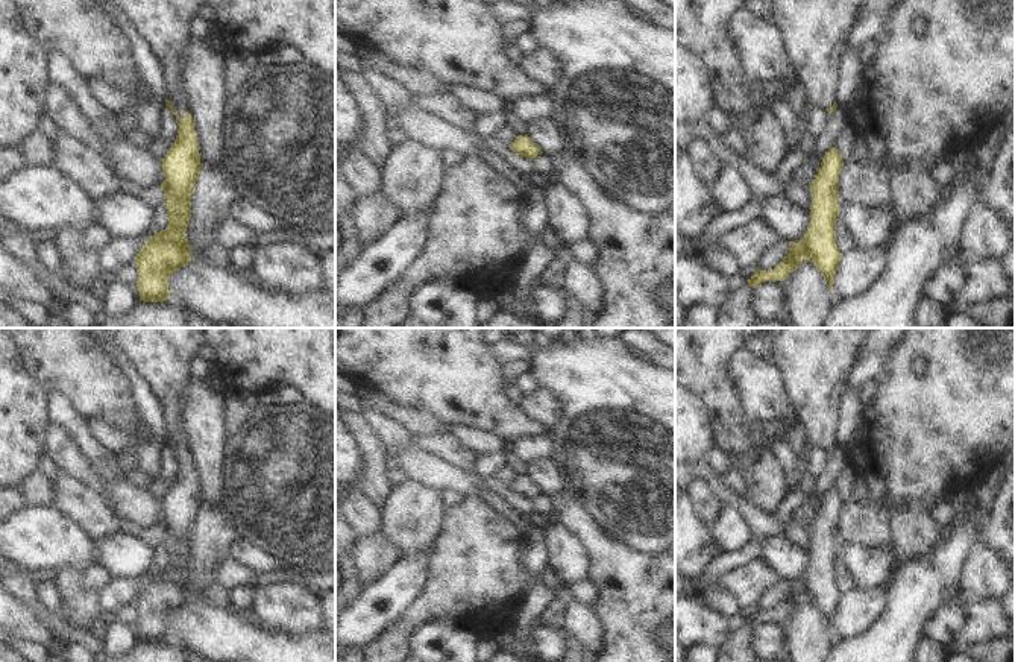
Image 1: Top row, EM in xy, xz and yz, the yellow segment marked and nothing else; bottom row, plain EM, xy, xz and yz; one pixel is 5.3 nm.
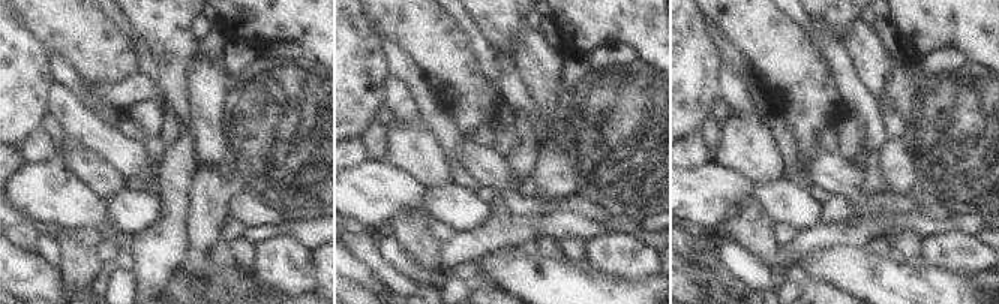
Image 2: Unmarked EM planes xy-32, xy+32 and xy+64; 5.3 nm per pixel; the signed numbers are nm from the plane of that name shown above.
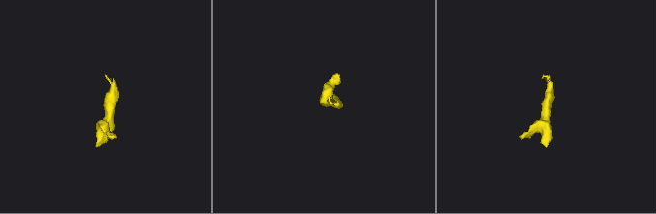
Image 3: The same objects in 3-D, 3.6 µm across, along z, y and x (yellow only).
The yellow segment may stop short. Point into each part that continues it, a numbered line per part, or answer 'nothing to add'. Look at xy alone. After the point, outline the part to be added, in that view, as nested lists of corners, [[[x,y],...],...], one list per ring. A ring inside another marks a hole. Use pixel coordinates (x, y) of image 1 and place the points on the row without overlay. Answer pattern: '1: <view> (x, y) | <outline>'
1: xy (163, 357) | [[[103,328],[126,354],[161,405],[165,437],[184,459],[190,451],[185,401],[191,361],[200,357],[208,328]]]

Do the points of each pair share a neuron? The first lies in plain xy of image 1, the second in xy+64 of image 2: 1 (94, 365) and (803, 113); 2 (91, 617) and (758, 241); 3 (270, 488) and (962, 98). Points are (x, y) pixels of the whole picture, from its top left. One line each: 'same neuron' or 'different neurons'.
1: same neuron
2: same neuron
3: same neuron

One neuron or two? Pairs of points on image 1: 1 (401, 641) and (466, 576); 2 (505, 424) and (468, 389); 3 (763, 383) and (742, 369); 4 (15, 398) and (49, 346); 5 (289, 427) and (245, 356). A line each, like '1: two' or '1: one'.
1: one
2: one
3: one
4: two
5: two

